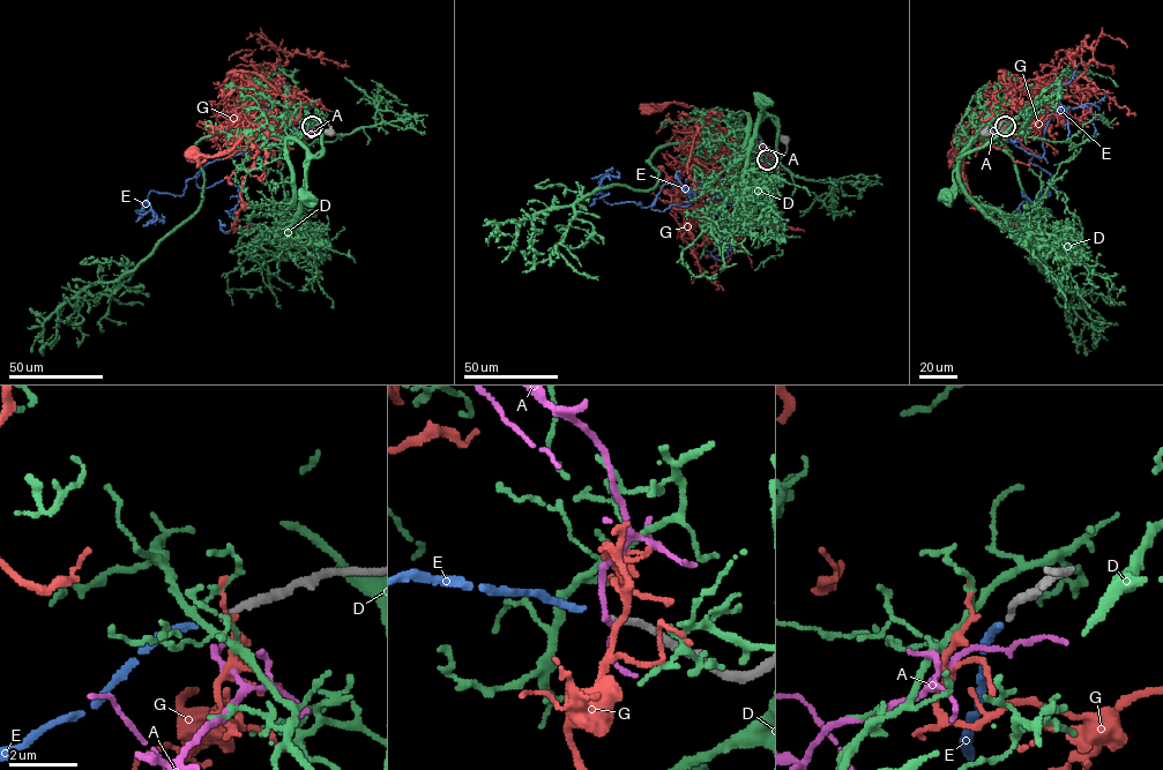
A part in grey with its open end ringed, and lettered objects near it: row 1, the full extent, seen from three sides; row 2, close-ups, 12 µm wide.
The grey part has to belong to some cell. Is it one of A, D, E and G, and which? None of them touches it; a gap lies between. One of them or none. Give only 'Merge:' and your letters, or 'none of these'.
Merge: E

